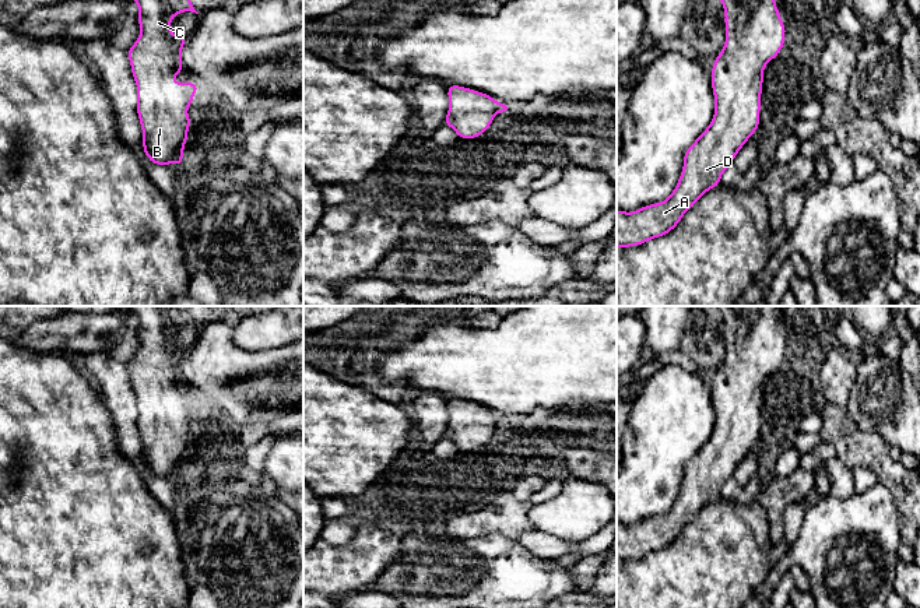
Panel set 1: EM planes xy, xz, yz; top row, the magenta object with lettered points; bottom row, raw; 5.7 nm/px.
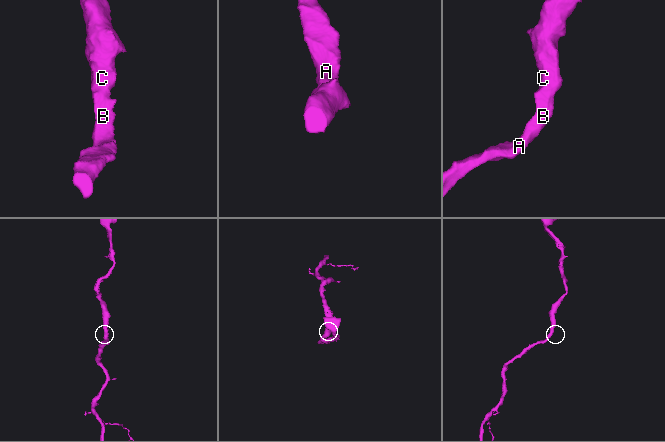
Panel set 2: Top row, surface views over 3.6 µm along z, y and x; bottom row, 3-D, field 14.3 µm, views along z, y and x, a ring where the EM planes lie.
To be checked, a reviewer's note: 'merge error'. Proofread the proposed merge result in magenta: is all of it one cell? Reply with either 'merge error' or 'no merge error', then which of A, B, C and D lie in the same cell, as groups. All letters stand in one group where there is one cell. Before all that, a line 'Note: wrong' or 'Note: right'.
Note: wrong
no merge error | A B C D

